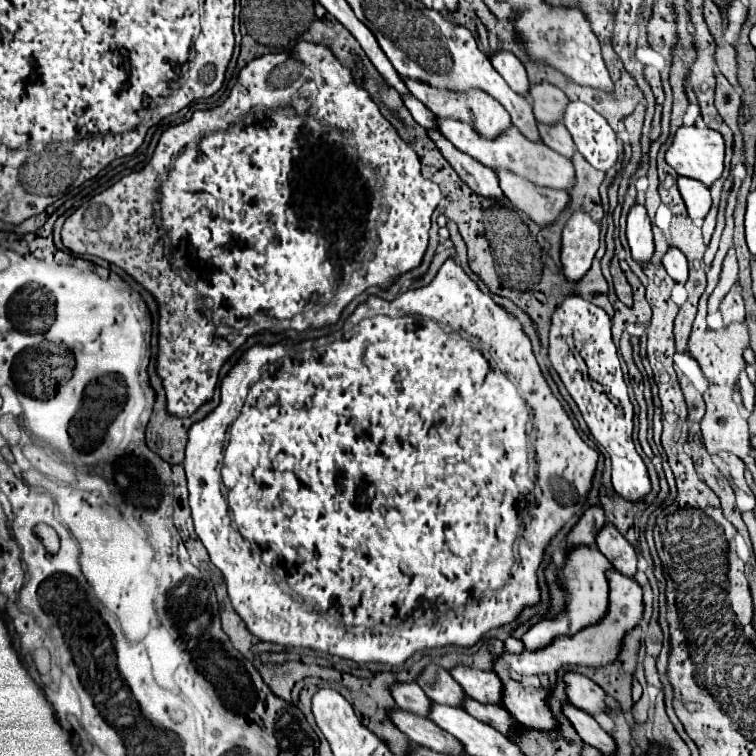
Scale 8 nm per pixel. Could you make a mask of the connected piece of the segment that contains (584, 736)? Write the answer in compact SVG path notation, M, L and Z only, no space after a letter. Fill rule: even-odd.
M568 701L562 705L562 713L566 715L566 719L574 725L576 733L580 735L580 739L592 747L596 747L600 753L604 755L614 755L616 745L612 741L612 737L594 721L592 715L584 713L582 709L572 707Z

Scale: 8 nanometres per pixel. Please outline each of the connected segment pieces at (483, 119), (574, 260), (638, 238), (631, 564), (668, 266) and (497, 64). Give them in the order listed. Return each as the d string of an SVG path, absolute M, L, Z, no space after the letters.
M404 77L404 85L408 85L410 93L414 97L418 97L436 117L450 117L450 119L458 119L458 121L466 121L472 127L478 129L480 135L484 137L498 137L506 127L512 125L508 111L488 93L484 93L482 89L468 89L464 93L452 93L450 89L436 89L428 83L422 81L412 81L410 77Z
M576 209L562 227L560 261L564 277L584 277L598 251L600 227L584 209Z
M634 203L626 217L626 239L632 251L634 261L646 263L652 257L654 241L652 241L652 225L646 215L646 207Z
M606 523L604 529L600 529L596 537L596 547L614 565L616 571L628 577L636 573L636 551L614 525Z
M668 247L666 257L662 259L662 265L678 283L688 281L688 261L676 247Z
M498 51L498 53L490 55L490 63L516 93L520 93L520 95L528 93L530 83L526 77L526 69L516 55L512 55L508 51Z

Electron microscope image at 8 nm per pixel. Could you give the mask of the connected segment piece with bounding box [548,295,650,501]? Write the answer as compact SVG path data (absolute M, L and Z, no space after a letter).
M568 295L552 315L548 359L570 397L576 401L590 433L608 451L612 461L612 485L618 495L628 501L636 501L650 491L650 477L642 457L634 449L632 441L632 403L620 369L620 359L610 333L610 317L598 305Z

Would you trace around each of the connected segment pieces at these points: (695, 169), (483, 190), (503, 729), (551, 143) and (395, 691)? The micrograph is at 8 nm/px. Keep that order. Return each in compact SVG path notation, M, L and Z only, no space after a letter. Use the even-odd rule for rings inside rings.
M680 127L672 139L672 145L666 151L666 163L682 177L698 179L710 187L724 169L724 141L718 131L708 127Z
M438 129L436 133L428 133L430 139L436 143L436 147L440 149L440 153L444 155L444 159L452 165L452 169L460 175L460 179L478 195L482 197L490 197L494 201L500 201L504 197L500 185L498 185L498 177L492 169L480 165L476 159L460 153Z
M464 697L462 709L466 709L466 713L470 713L472 717L476 717L478 721L492 725L496 731L500 731L504 735L508 731L512 731L514 727L518 727L518 723L500 705L484 705L480 701L474 701L470 697Z
M538 123L538 131L540 131L540 139L542 143L546 143L550 149L554 149L556 153L564 155L564 157L572 157L572 153L576 151L574 141L568 133L568 129L564 129L562 123L554 123L554 125L544 125Z
M394 683L390 687L390 693L400 709L406 709L406 711L412 711L412 713L426 717L430 699L416 683Z

